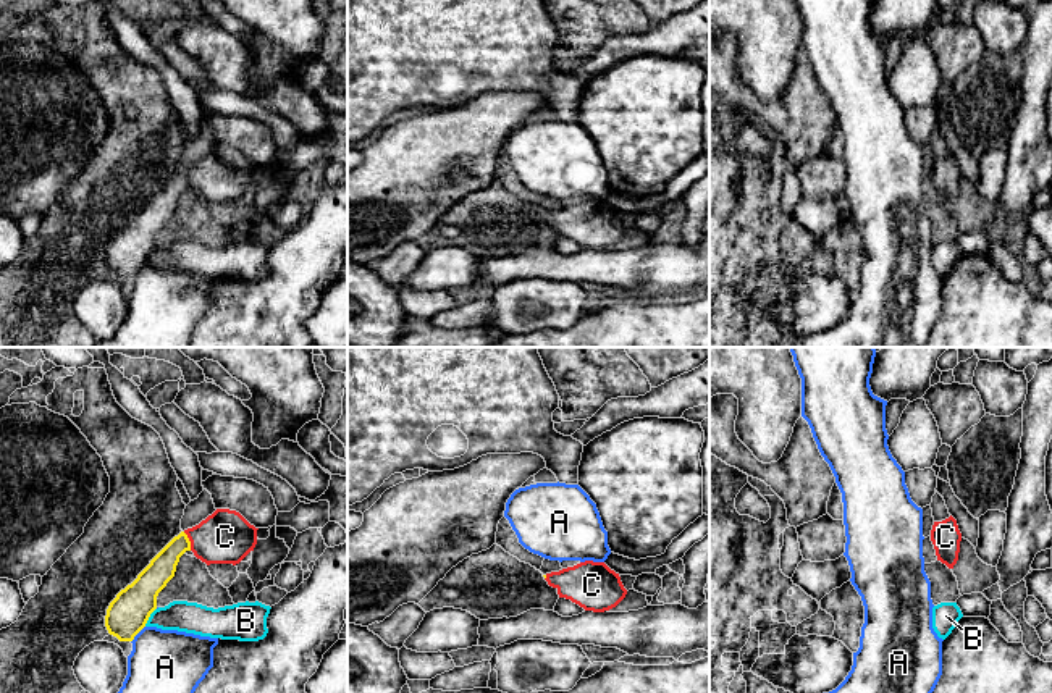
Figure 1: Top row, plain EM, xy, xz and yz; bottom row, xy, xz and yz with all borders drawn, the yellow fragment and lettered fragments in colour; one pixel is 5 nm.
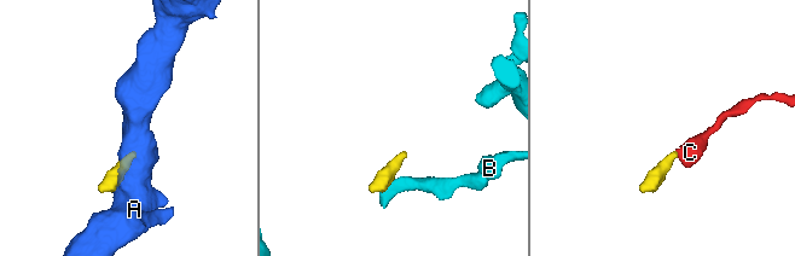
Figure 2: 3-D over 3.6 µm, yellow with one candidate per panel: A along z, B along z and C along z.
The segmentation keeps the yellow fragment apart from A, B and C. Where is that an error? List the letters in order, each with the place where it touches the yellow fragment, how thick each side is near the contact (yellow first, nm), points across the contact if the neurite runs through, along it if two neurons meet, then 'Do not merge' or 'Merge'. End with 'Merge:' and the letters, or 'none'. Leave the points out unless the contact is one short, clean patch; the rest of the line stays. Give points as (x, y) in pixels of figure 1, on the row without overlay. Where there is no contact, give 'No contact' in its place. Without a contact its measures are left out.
A: Touches yellow at xy (138, 270). Thickness 200 nm (yellow) against 360 nm. Boundary: xy (144, 264), (131, 280). Do not merge
B: Touches yellow at xy (149, 254). Thickness 200 nm (yellow) against 160 nm. Boundary: xy (155, 246), (144, 264). Do not merge
C: Touches yellow at xy (189, 180). Thickness 140 nm (yellow) against 260 nm. Path across: xy (162, 205), (189, 180), (225, 175). Merge
Merge: C

